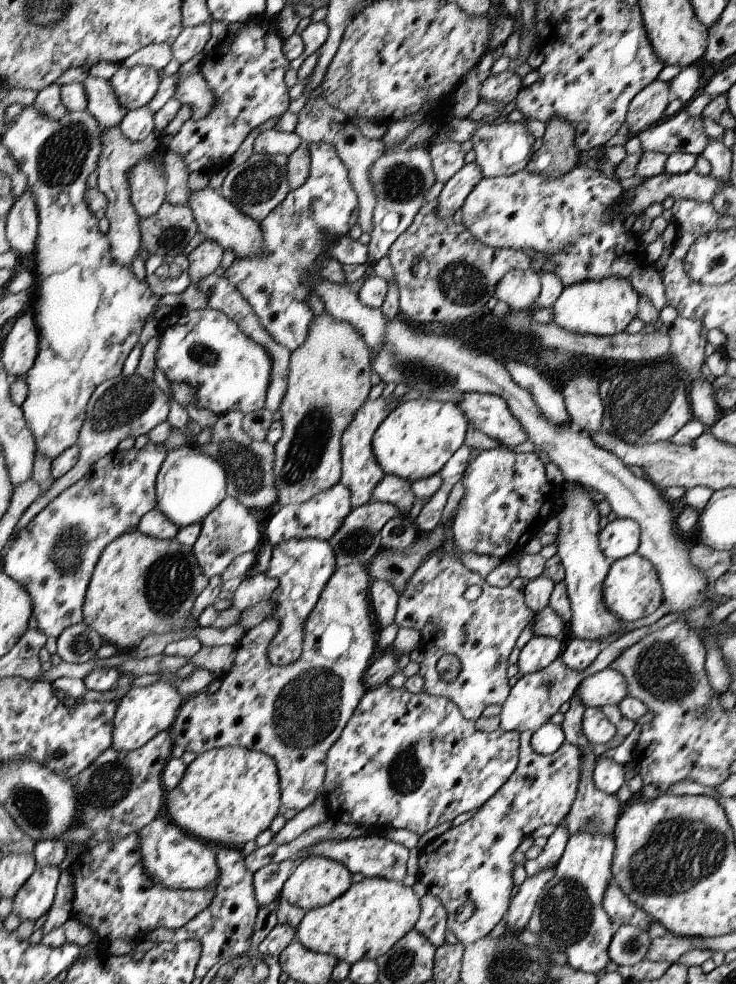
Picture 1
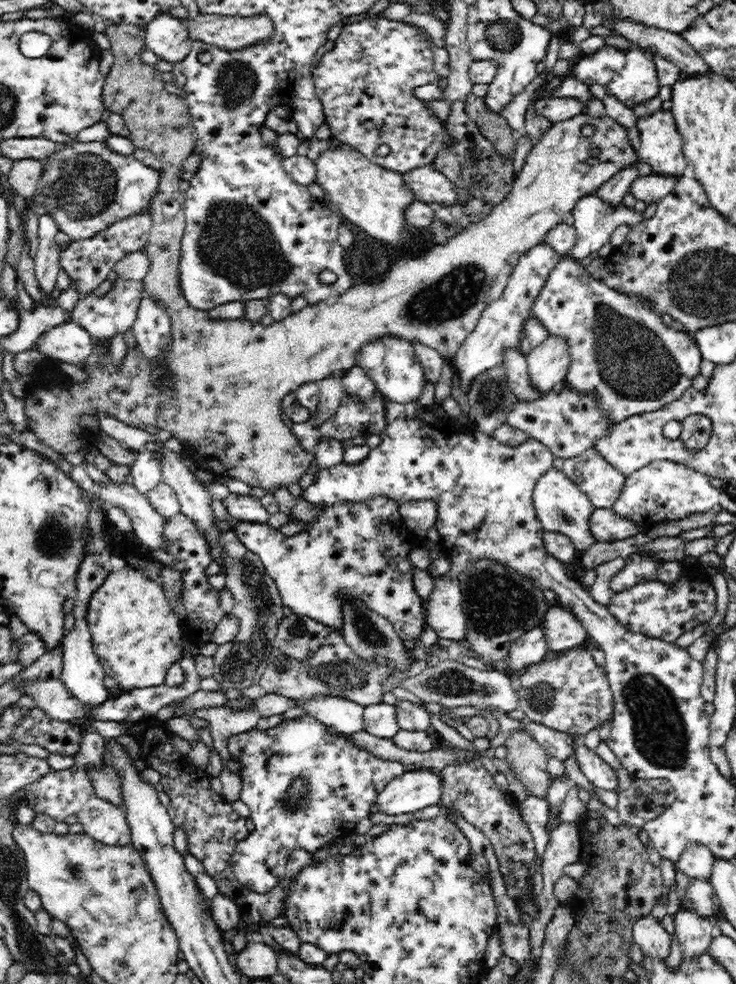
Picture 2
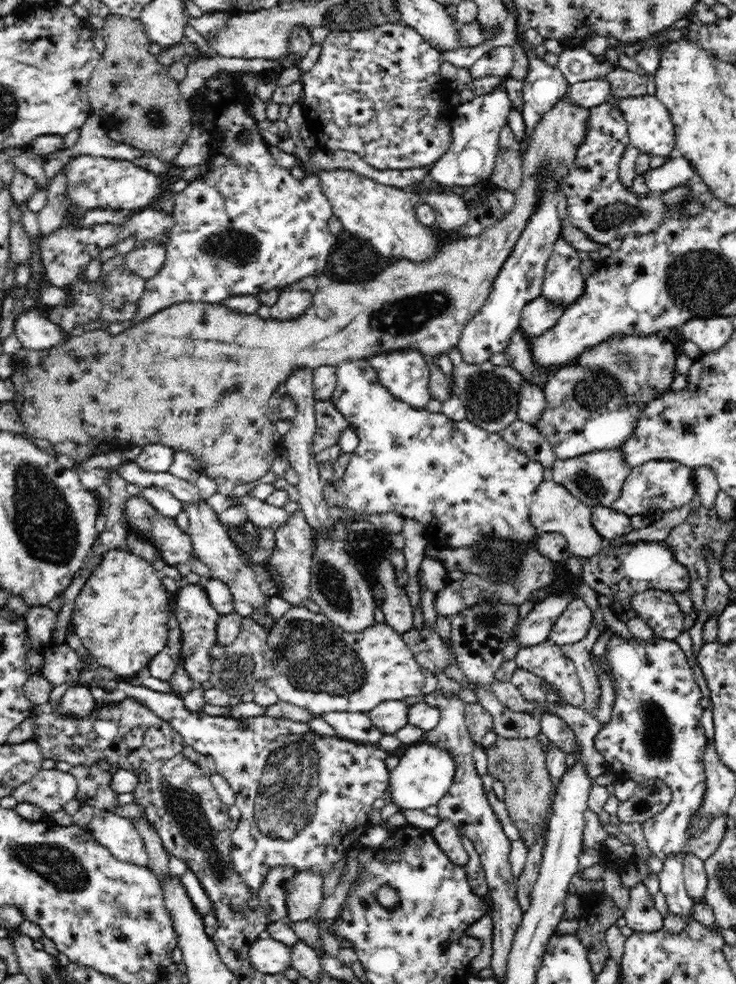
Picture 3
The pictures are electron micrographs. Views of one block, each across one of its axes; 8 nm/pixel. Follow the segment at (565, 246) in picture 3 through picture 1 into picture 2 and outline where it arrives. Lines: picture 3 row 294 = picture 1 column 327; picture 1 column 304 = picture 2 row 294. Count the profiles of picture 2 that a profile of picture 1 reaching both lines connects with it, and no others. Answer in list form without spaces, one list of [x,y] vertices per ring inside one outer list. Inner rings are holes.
[[[565,255],[560,256],[547,279],[534,301],[530,317],[542,322],[549,336],[568,341],[571,362],[565,383],[578,394],[593,396],[599,414],[606,421],[616,424],[634,415],[658,412],[677,401],[685,390],[692,388],[692,378],[700,374],[701,350],[692,334],[665,325],[660,311],[648,297],[642,297],[640,293],[630,295],[611,290],[599,279],[594,279],[580,261],[571,260]]]

